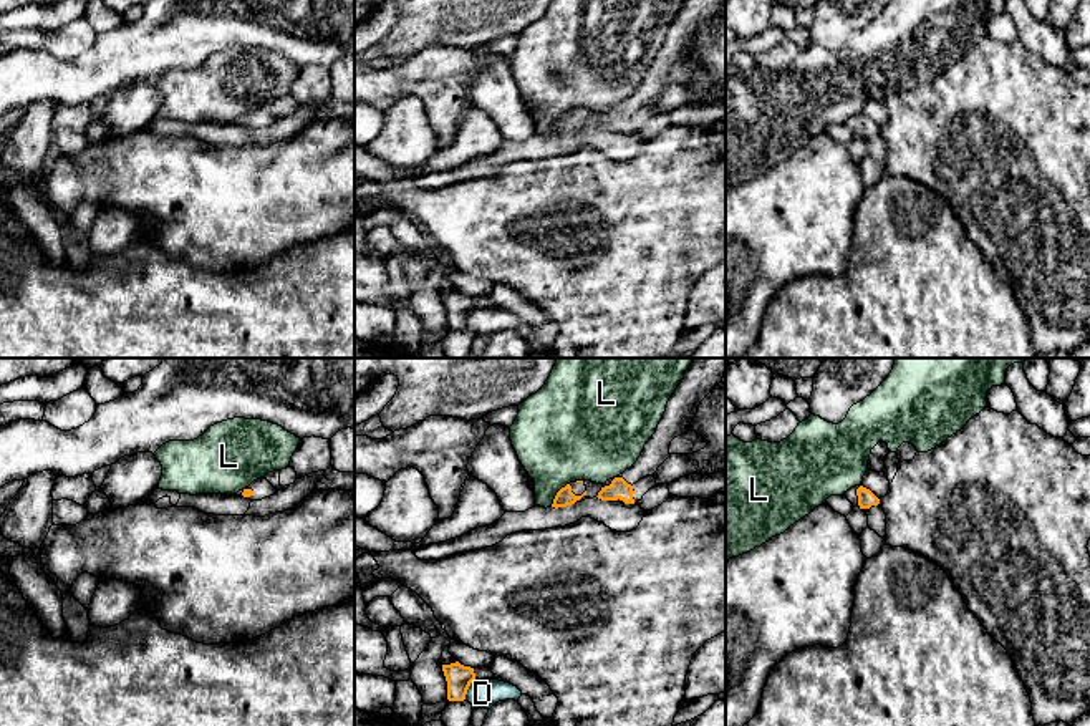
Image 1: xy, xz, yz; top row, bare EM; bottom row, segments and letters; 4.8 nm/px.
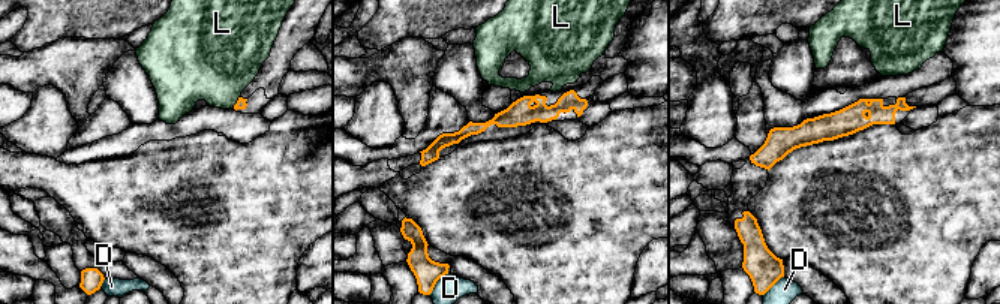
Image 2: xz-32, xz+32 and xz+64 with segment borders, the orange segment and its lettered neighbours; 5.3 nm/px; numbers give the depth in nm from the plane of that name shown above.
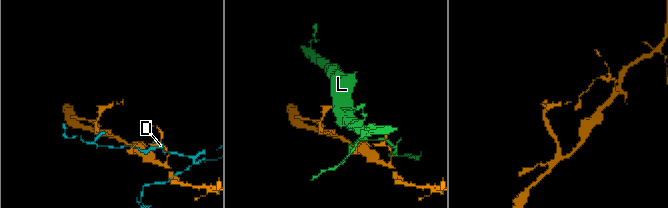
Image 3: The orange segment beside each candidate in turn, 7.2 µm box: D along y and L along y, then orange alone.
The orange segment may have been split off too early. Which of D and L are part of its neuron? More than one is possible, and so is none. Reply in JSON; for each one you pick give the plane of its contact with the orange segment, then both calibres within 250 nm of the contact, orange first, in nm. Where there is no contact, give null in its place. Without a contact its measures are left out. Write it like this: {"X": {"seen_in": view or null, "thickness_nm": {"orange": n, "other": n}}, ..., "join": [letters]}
{"join": []}

